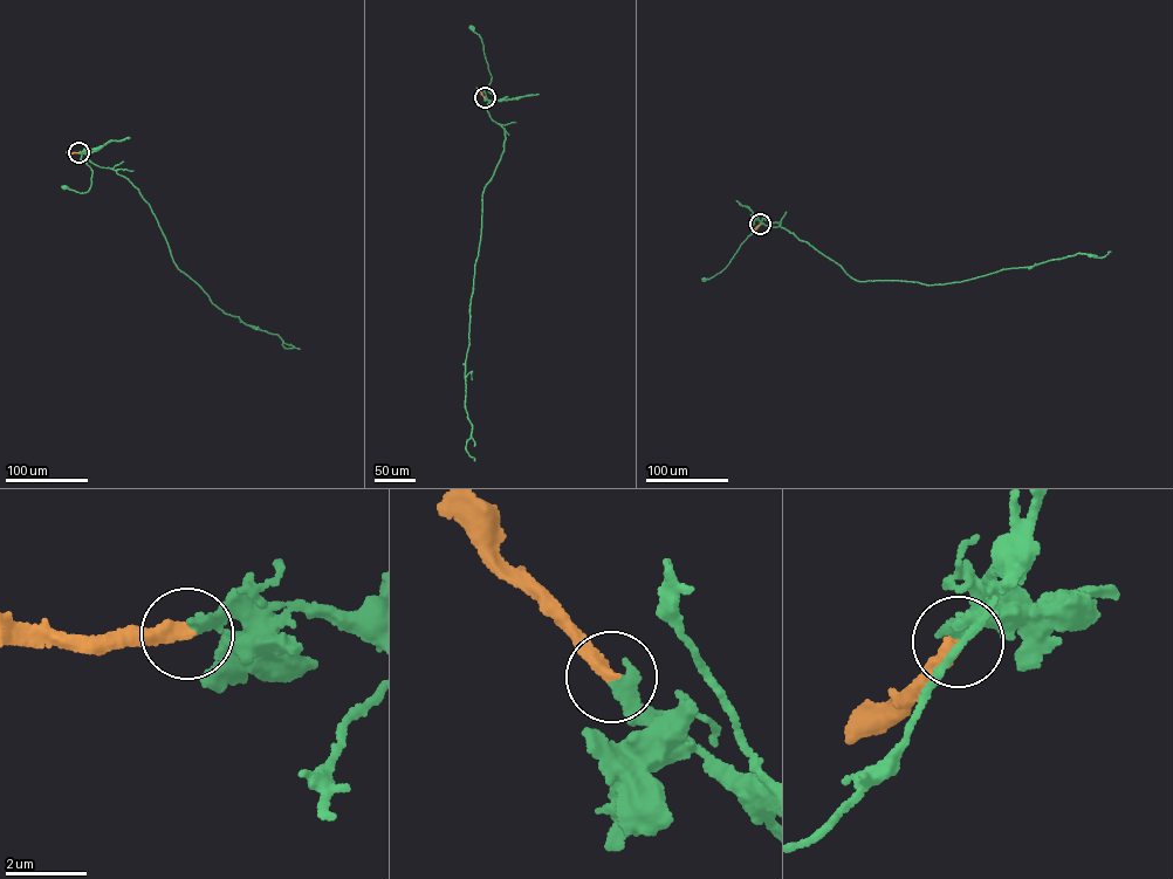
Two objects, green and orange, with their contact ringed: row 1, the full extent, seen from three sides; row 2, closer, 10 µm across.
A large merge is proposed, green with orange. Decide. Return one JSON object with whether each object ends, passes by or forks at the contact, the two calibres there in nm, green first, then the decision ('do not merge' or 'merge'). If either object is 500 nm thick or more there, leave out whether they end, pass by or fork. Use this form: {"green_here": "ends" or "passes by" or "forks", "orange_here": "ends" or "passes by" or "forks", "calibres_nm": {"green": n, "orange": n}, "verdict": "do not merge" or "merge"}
{"green_here": "ends", "orange_here": "ends", "calibres_nm": {"green": 380, "orange": 360}, "verdict": "merge"}

